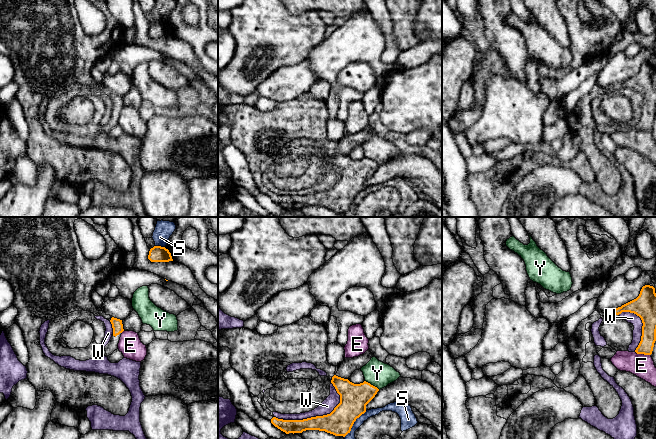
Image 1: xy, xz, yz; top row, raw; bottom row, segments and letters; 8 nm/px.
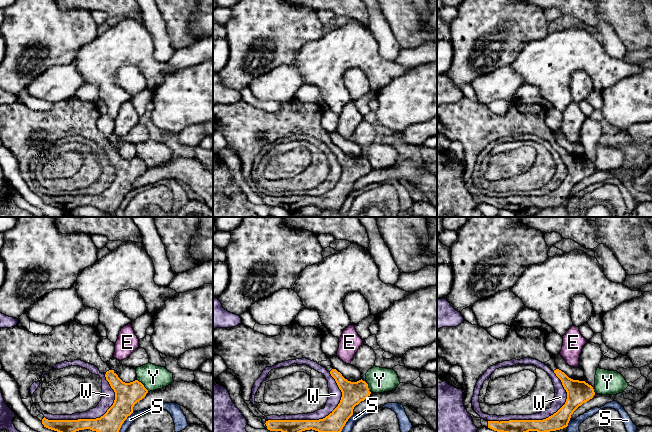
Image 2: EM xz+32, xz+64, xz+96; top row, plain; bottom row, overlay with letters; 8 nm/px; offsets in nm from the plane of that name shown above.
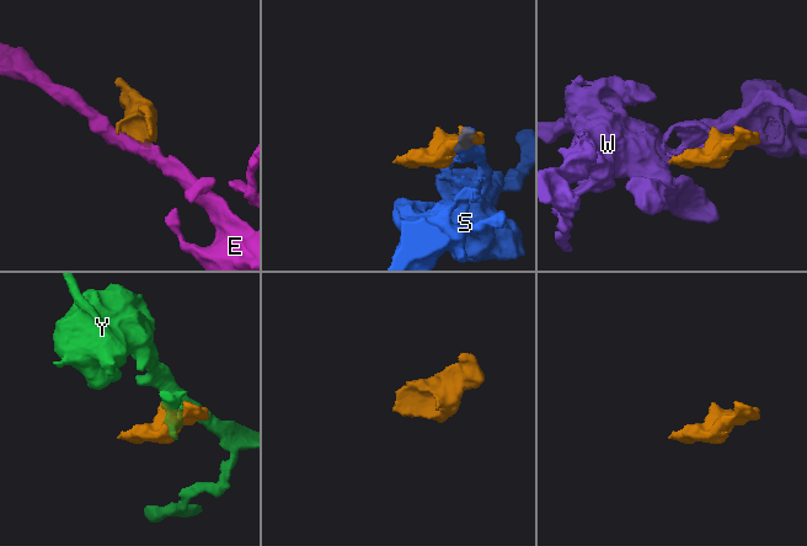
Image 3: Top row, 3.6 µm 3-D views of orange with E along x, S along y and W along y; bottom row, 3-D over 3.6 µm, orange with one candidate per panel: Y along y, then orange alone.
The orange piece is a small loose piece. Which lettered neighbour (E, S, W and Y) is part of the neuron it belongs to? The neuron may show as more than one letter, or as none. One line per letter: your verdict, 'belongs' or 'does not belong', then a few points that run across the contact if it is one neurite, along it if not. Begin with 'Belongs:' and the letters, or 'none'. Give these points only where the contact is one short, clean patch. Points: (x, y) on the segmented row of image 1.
Belongs: none
E: does not belong
S: does not belong
W: does not belong
Y: does not belong

